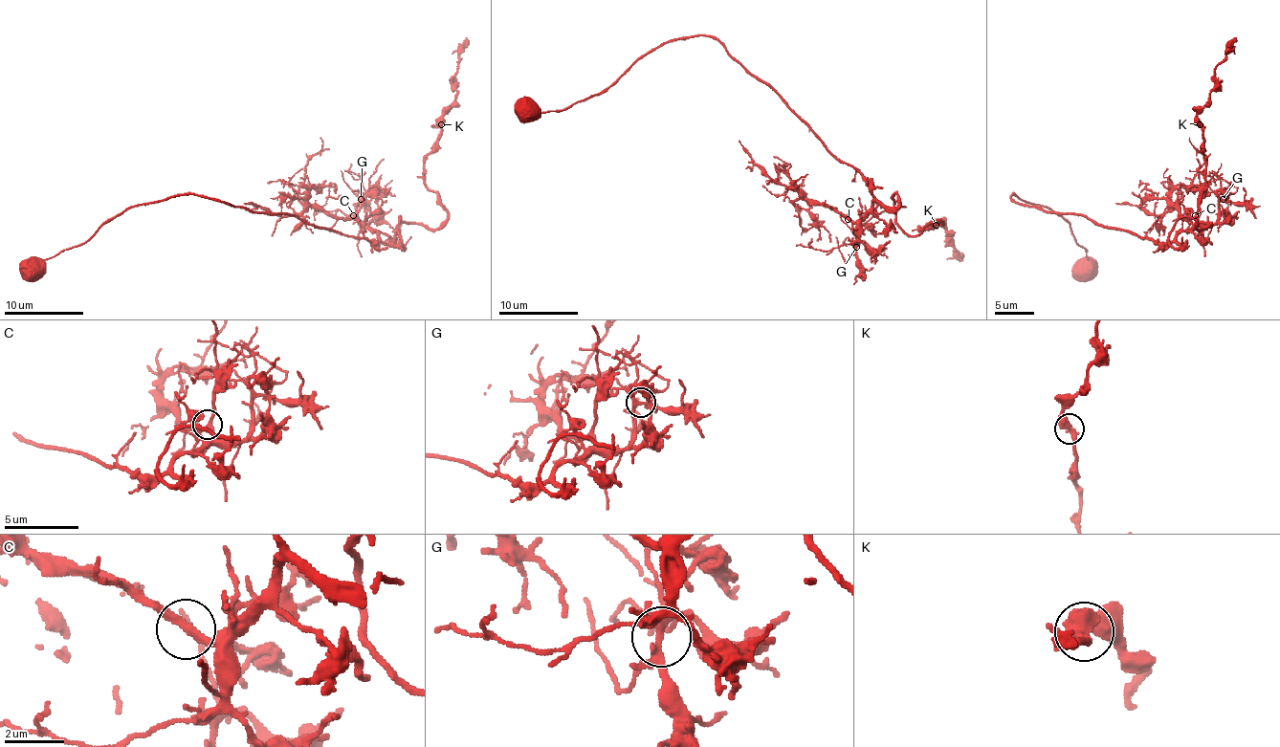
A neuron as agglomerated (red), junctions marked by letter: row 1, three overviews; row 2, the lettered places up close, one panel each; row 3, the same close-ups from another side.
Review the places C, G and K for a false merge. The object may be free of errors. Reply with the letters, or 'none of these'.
none of these

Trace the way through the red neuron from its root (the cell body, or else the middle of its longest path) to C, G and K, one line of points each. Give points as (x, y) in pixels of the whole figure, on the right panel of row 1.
C: (1086, 267), (1086, 249), (1060, 215), (1010, 197), (1044, 211), (1082, 213), (1160, 243), (1186, 231), (1195, 215)
G: (1086, 267), (1086, 249), (1060, 215), (1010, 197), (1044, 211), (1082, 213), (1160, 243), (1212, 225), (1223, 199)
K: (1086, 267), (1060, 215), (1010, 197), (1160, 243), (1201, 235), (1210, 223), (1197, 227), (1201, 124)

